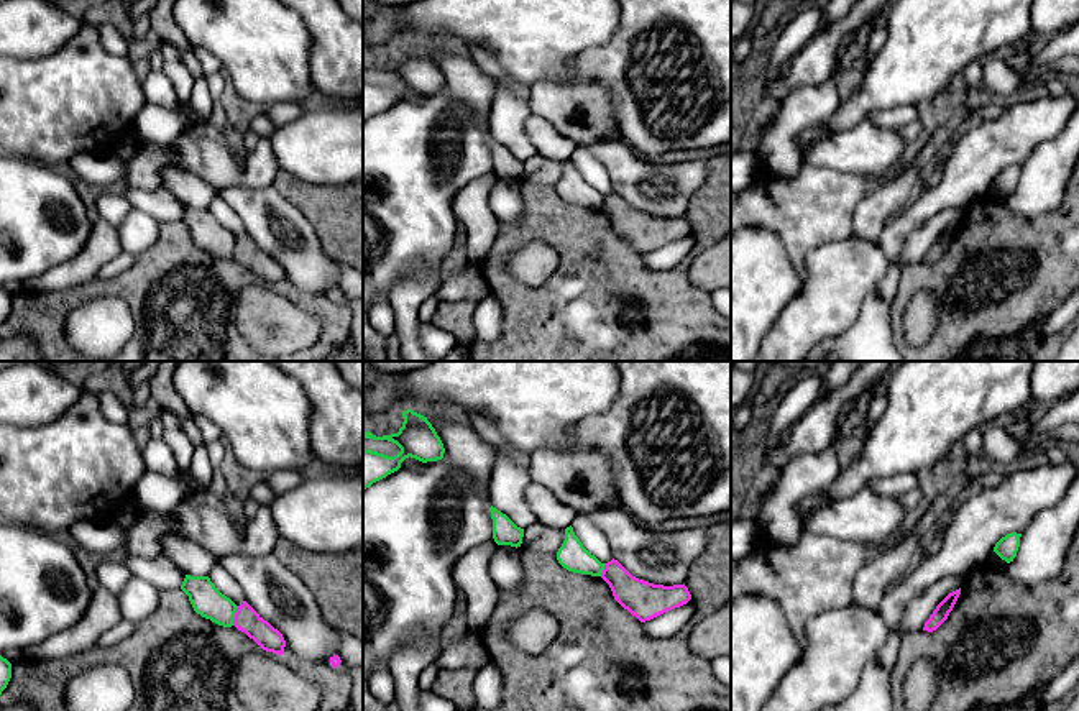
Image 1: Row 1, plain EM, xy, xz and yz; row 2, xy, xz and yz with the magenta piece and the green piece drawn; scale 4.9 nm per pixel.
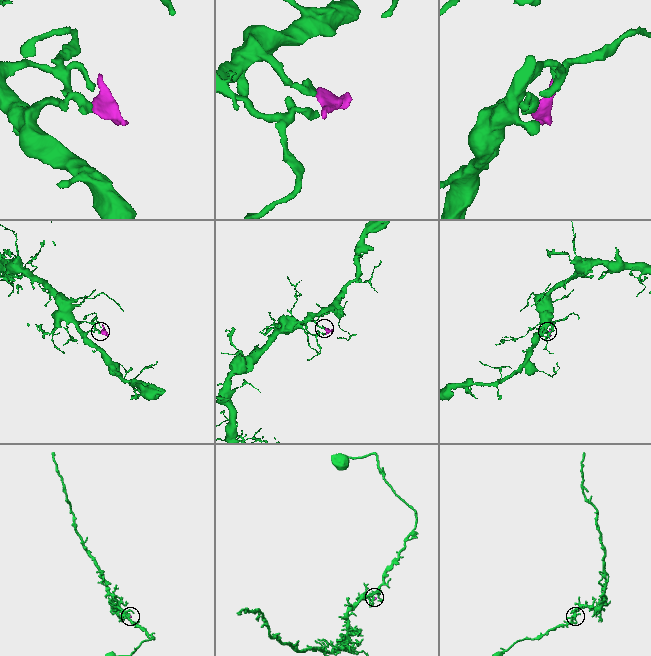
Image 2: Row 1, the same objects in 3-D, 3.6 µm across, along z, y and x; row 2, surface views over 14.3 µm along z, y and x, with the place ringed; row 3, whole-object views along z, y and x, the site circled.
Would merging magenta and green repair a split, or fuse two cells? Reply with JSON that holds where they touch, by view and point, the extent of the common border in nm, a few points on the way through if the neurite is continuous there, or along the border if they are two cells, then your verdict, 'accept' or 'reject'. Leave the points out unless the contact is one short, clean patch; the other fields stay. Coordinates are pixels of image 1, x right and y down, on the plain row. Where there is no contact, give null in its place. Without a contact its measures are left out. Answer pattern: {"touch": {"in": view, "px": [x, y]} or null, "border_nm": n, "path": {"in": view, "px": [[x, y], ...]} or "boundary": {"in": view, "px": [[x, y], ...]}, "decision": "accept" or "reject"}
{"touch": {"in": "xy", "px": [235, 248]}, "border_nm": 100, "boundary": {"in": "xy", "px": [[237, 238], [232, 256]]}, "decision": "reject"}

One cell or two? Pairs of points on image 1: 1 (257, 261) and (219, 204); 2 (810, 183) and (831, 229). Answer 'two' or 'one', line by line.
1: two
2: one

